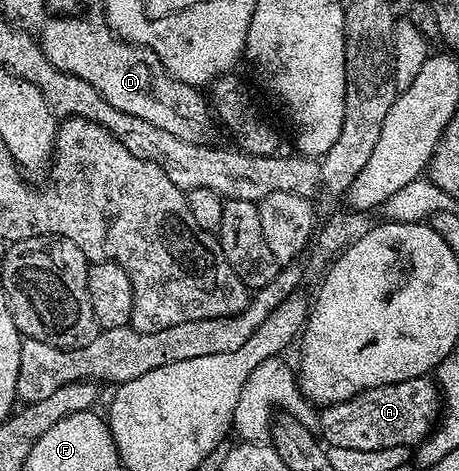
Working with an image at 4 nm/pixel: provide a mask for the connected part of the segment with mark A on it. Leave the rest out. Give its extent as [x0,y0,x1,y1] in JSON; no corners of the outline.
[320,377,443,448]

